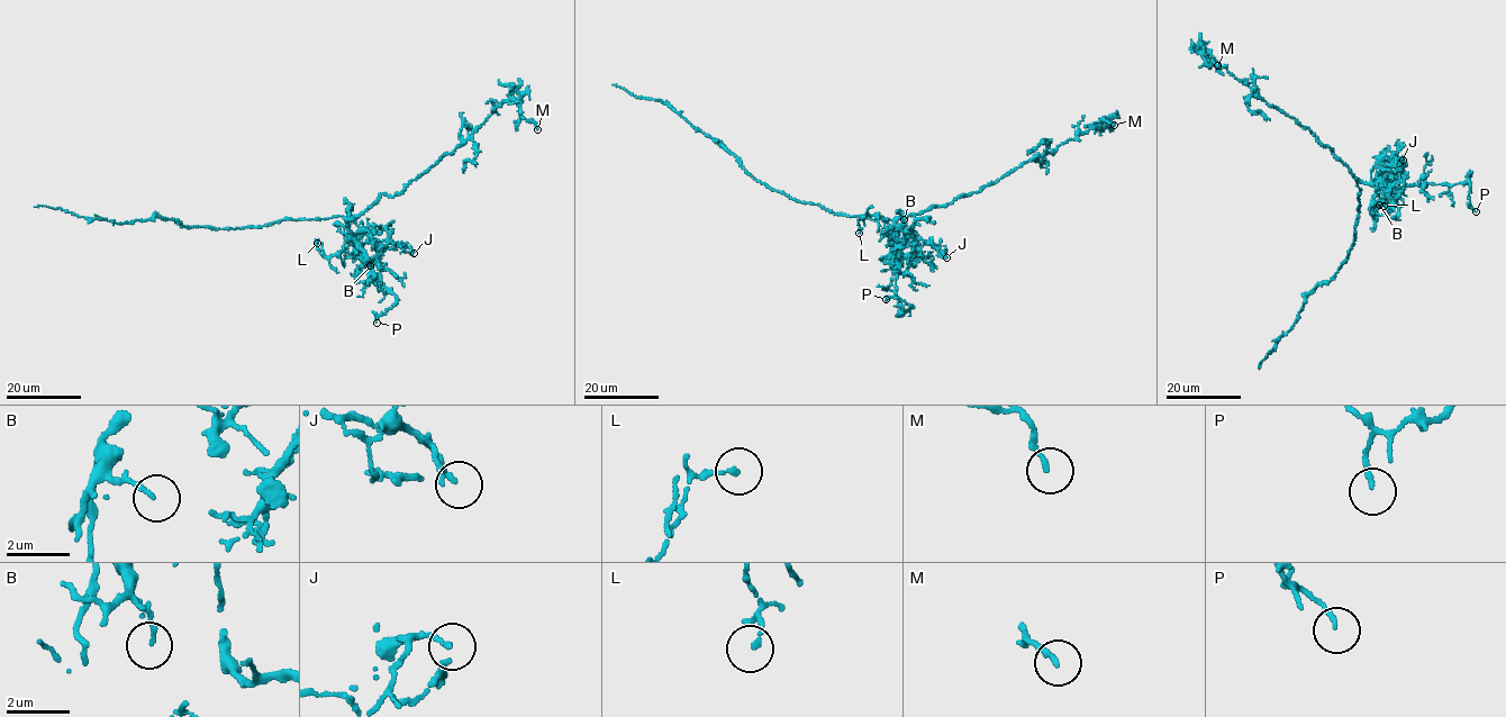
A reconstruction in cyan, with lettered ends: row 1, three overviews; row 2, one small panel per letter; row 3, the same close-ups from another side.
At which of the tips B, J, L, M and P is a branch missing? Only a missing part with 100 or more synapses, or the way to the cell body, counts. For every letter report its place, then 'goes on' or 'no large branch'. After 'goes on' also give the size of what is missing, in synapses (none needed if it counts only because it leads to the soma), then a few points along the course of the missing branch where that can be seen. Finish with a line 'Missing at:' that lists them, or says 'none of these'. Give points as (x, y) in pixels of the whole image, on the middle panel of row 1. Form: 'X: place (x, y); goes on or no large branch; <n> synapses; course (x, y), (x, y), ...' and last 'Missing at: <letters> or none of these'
B: place (904, 219); no large branch
J: place (946, 257); no large branch
L: place (859, 233); no large branch
M: place (1114, 125); no large branch
P: place (886, 299); no large branch
Missing at: none of these

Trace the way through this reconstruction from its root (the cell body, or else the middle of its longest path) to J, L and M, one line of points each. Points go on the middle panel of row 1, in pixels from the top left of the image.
J: (872, 219), (895, 219), (899, 237), (908, 238), (912, 233), (946, 257)
L: (872, 219), (895, 219), (894, 230), (878, 216), (868, 215), (859, 218), (859, 233)
M: (872, 219), (896, 220), (951, 205), (956, 198), (996, 182), (1022, 164), (1053, 152), (1104, 118), (1114, 125)

